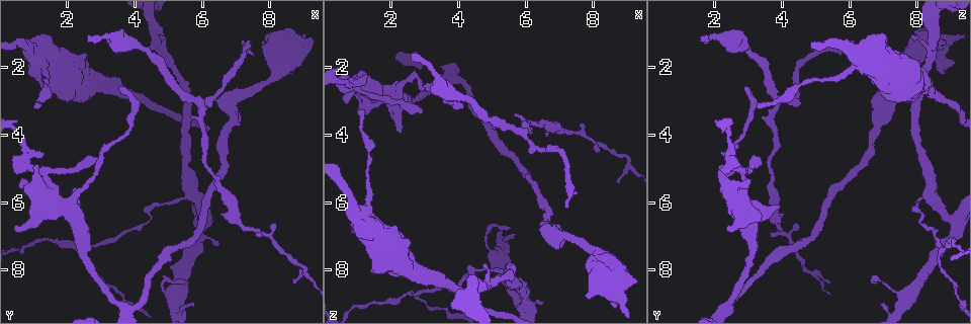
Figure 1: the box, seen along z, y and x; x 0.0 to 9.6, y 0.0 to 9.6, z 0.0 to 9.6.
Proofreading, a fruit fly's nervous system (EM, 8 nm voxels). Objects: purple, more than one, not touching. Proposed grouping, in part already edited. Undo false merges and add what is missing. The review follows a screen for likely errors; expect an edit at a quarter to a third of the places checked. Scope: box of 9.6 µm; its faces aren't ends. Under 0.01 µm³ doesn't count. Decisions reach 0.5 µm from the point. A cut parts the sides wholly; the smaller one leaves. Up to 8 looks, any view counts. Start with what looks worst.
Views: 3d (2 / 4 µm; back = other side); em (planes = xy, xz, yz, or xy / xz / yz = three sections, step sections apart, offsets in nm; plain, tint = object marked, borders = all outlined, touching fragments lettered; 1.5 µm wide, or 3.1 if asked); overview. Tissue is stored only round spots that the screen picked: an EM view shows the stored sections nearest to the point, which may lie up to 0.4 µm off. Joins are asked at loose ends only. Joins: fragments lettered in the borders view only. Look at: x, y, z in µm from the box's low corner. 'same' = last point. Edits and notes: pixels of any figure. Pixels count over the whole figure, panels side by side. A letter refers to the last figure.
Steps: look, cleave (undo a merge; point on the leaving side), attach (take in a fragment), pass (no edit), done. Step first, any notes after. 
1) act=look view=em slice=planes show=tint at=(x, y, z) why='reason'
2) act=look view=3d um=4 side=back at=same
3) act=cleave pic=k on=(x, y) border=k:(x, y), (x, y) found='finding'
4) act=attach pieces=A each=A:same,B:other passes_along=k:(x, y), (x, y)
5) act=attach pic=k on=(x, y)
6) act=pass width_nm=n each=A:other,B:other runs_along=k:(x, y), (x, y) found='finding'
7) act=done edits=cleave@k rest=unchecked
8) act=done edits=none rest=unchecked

act=look view=3d um=2 at=(2.85, 4.75, 3.30)

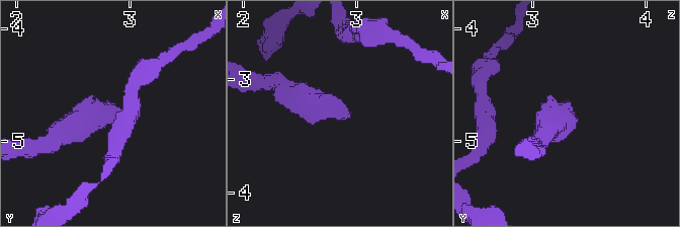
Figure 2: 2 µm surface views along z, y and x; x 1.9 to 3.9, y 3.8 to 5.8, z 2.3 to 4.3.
act=look view=em slice=planes show=borders at=(2.92, 4.72, 3.34)

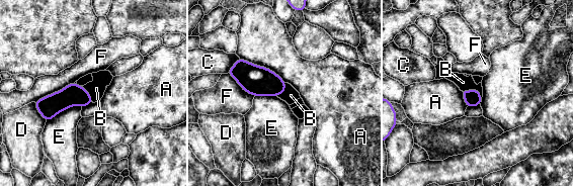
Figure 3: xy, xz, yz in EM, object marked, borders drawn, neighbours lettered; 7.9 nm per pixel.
act=attach pieces=B each=A:other,B:same,C:other,D:other,E:other,F:other passes_along=3:(472, 98), (474, 90), (463, 82) found='it goes on there'

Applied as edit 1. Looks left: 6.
act=look view=overview

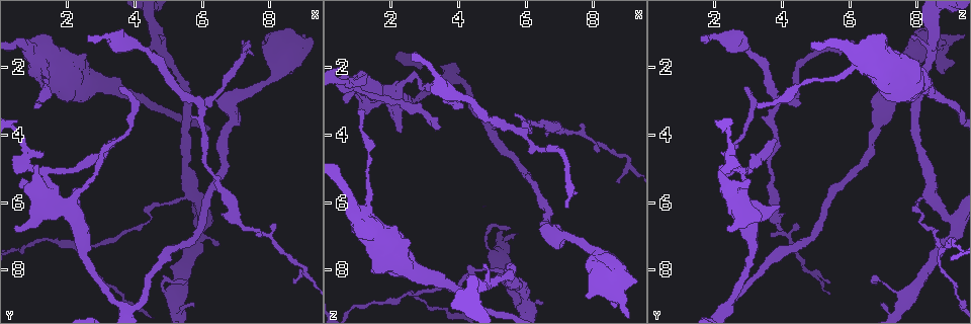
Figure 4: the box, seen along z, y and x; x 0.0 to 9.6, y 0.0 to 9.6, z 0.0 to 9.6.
act=look view=3d um=4 side=back at=(1.15, 3.10, 3.20) why='long arm stops here'

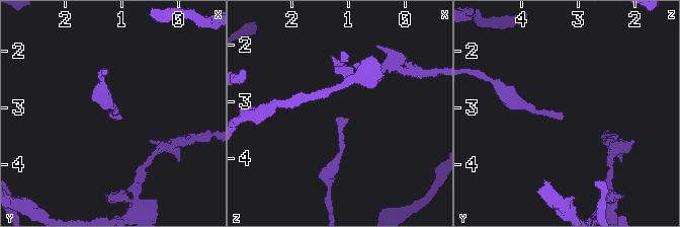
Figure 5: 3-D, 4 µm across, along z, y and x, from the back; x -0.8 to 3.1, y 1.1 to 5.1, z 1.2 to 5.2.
act=look view=em slice=xy step=4 show=tint at=(1.20, 3.10, 3.20) why='shape alone is not enough'

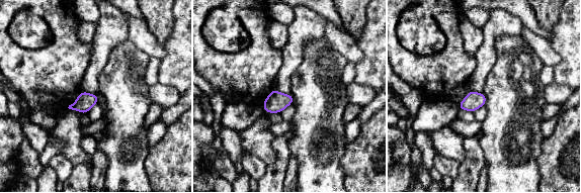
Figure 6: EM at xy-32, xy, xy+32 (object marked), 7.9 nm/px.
act=look view=em slice=planes show=borders at=same why='cut it another way'

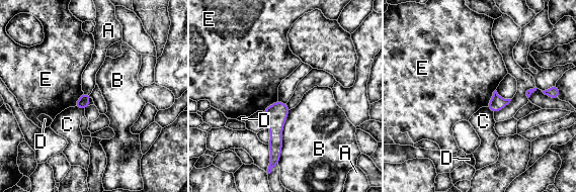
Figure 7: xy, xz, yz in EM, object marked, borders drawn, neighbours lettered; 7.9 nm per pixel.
act=pass each=A:other,B:other,C:other,D:other,E:other found='none of them fits'

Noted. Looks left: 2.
act=look view=em slice=xz step=8 show=borders at=(2.70, 1.20, 1.55) why='an open end'

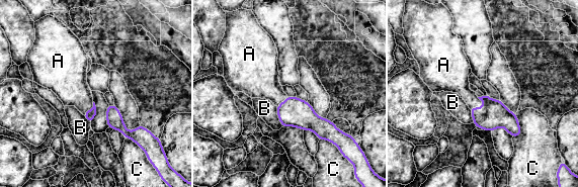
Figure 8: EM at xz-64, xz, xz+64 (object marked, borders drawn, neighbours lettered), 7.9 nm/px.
act=attach pieces=A each=A:same,B:other,C:other passes_along=8:(493, 114), (478, 108), (460, 84) found='the neuron continues'

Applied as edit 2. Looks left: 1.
act=done edits=attach@3,attach@8 rest=unchecked

